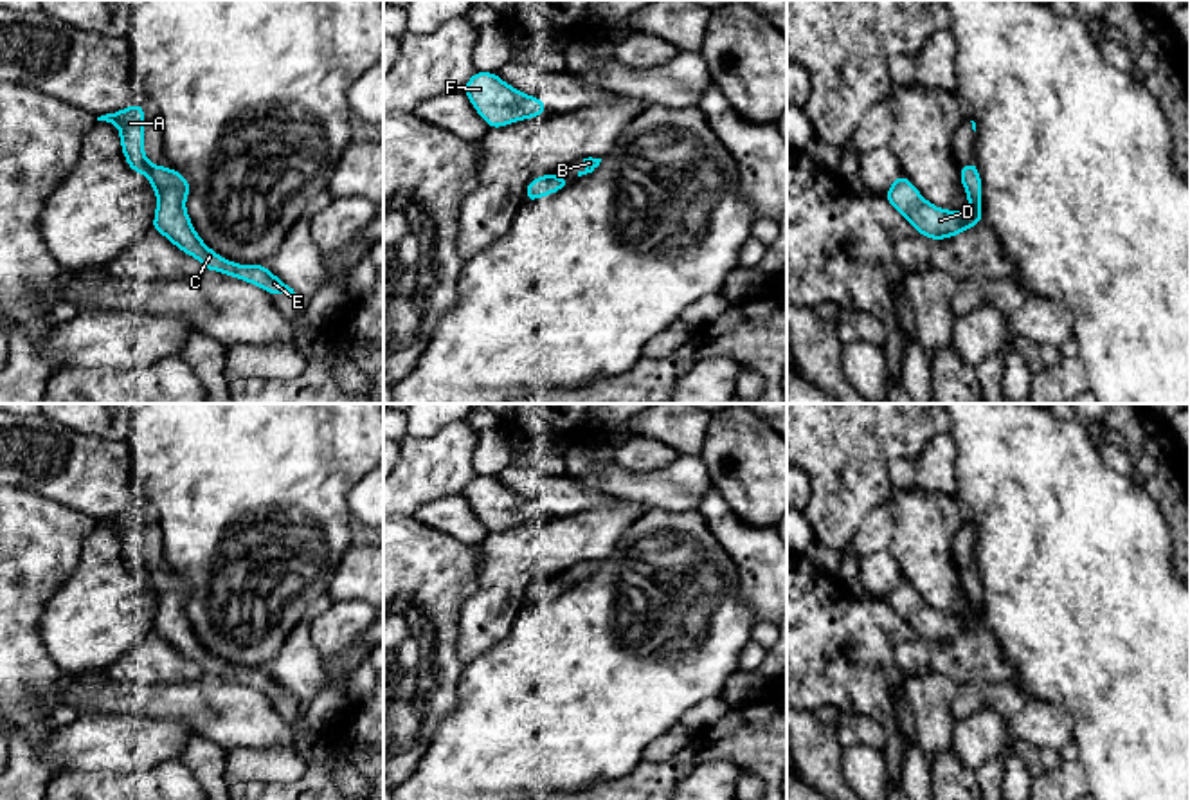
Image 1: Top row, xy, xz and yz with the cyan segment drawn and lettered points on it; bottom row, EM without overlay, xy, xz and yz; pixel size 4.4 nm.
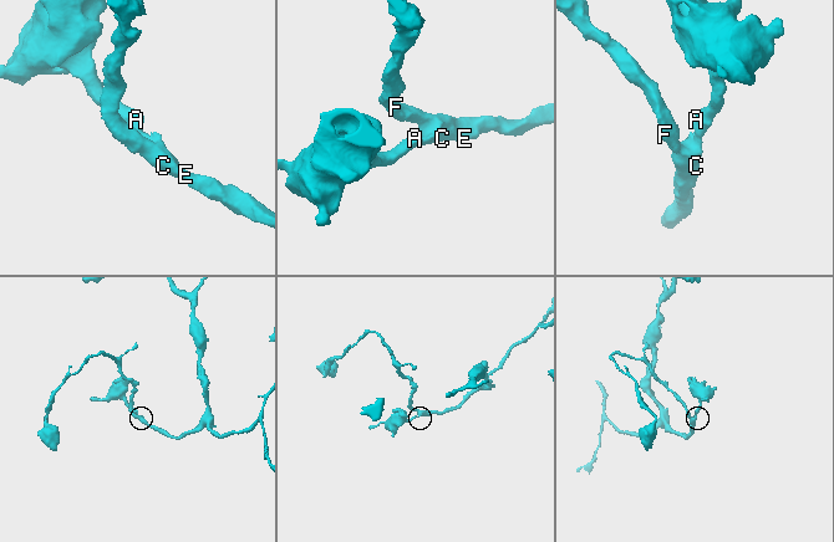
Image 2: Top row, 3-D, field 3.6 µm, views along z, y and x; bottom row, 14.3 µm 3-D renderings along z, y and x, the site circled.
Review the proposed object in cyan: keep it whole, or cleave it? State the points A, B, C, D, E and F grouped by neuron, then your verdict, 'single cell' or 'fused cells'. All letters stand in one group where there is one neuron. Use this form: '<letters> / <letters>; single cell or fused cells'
A B C D E F; single cell

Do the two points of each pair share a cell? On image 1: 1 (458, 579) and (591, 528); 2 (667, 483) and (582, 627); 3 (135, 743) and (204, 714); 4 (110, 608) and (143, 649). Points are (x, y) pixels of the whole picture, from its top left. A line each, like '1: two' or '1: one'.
1: two
2: two
3: two
4: two

